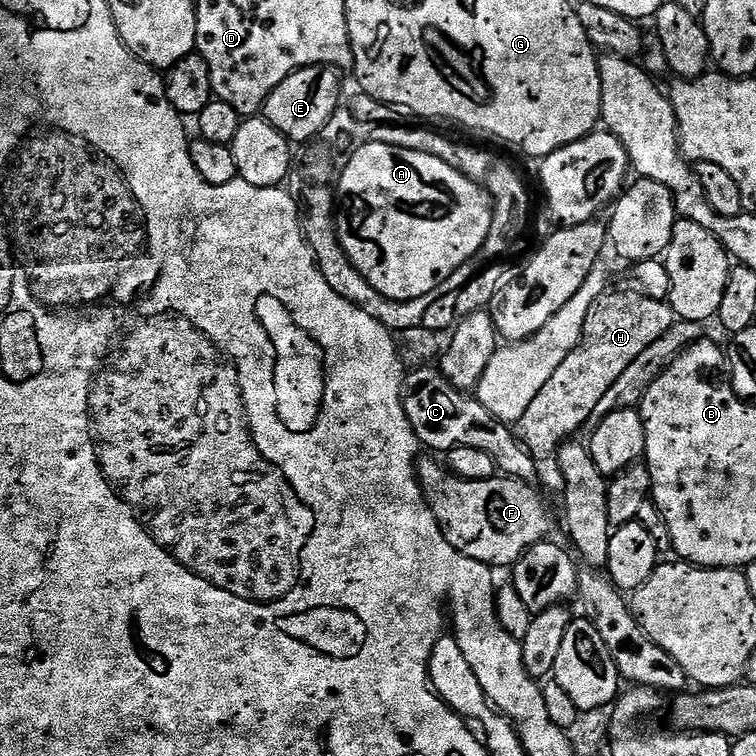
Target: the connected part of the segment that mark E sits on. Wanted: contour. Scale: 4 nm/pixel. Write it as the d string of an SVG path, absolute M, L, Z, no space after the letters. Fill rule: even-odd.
M317 66L315 68L299 68L294 74L274 89L262 105L263 119L283 134L289 142L312 140L330 122L330 118L341 107L340 76L341 73L332 66Z

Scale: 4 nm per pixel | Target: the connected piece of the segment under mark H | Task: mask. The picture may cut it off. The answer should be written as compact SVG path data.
M612 290L600 296L598 302L594 302L590 314L586 314L586 326L580 344L574 346L570 354L566 354L566 362L562 362L562 366L554 370L550 382L546 382L546 386L538 390L534 402L526 406L526 410L515 425L514 431L519 436L521 444L537 458L555 457L560 445L575 437L572 435L580 427L583 429L587 425L590 414L594 414L594 406L598 406L602 394L606 394L606 390L610 390L610 386L618 382L618 377L626 371L626 366L630 366L630 362L634 362L634 358L638 358L638 354L646 350L646 346L654 346L654 342L658 342L658 338L662 338L662 334L666 334L666 330L670 330L670 326L675 324L677 319L676 313L667 302L650 298L639 290L633 292Z

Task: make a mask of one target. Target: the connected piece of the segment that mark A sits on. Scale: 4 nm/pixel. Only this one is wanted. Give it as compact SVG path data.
M369 142L356 151L340 175L336 233L340 248L358 274L378 294L399 302L430 294L460 266L479 257L490 234L492 210L492 199L479 183L434 154Z

